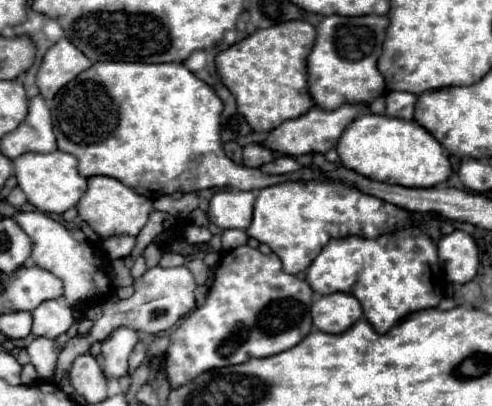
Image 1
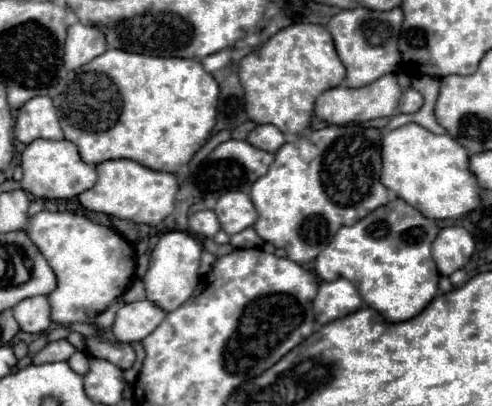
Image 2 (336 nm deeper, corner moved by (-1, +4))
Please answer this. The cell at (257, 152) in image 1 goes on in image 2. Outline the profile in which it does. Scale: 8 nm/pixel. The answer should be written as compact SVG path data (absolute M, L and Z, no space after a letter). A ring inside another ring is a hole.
M262 124L262 126L256 126L250 134L248 134L248 142L260 150L266 150L266 152L276 152L284 142L284 134L280 130L276 130L276 126L272 124Z

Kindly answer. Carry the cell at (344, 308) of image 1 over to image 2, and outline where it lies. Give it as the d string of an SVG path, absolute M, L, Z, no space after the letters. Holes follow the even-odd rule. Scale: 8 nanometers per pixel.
M338 278L334 282L320 282L318 296L314 298L314 314L320 326L344 318L362 308L362 298L352 282Z

